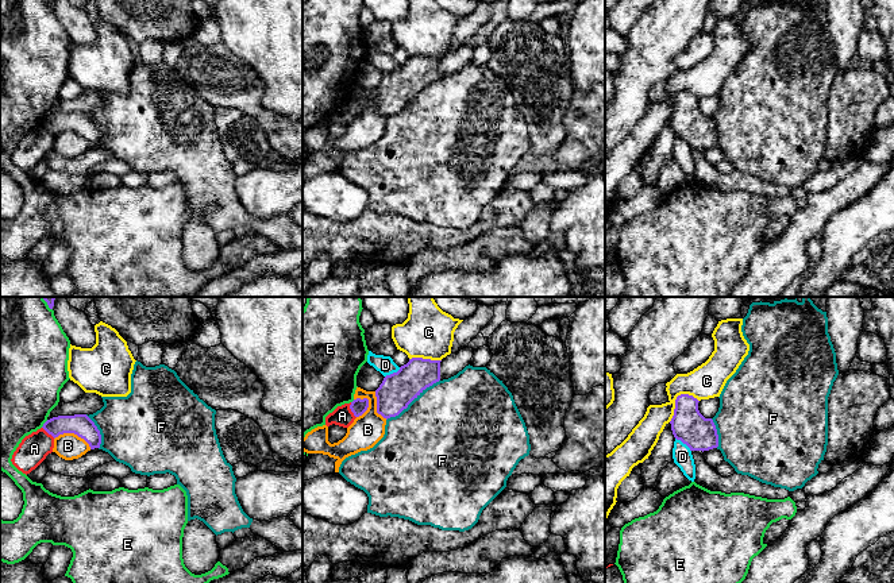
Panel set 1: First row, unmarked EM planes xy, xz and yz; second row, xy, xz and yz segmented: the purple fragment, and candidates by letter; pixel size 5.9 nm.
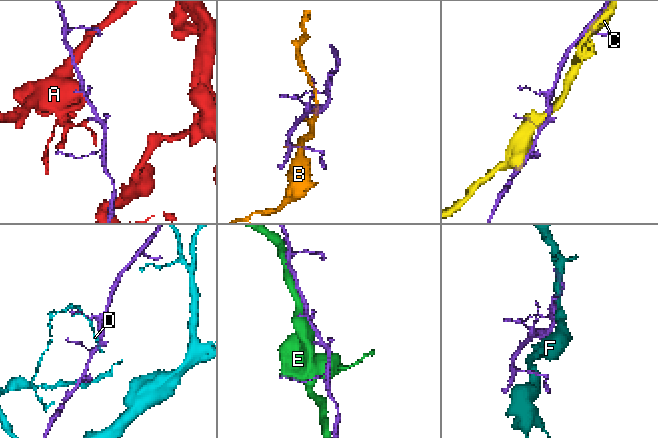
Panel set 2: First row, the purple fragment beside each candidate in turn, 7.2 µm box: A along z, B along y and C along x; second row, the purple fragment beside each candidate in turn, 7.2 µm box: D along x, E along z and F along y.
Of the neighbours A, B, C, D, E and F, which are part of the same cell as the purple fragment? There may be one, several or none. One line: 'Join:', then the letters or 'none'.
Join: none

